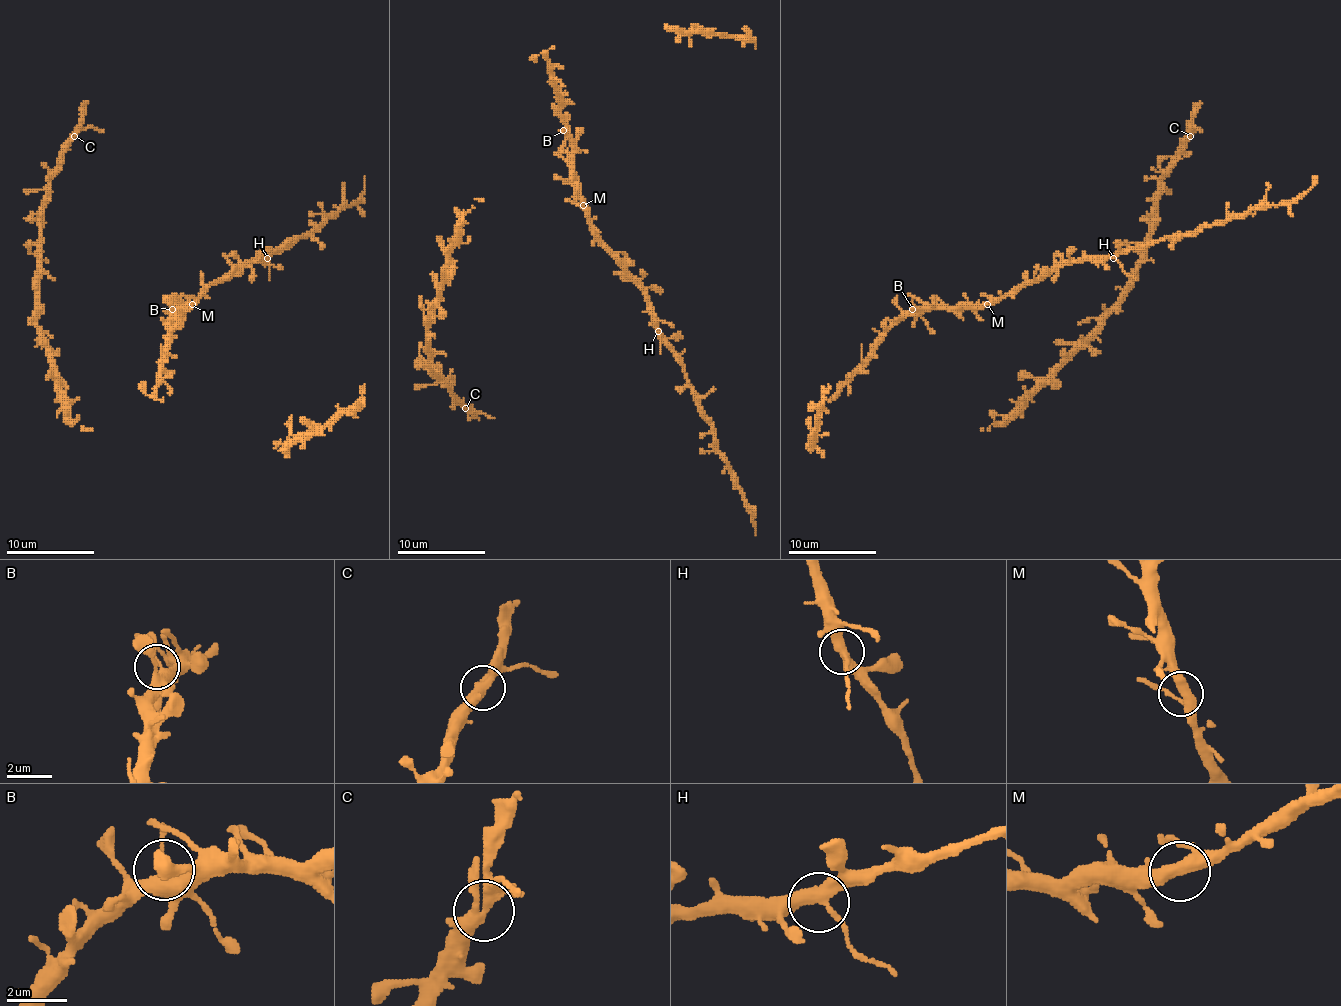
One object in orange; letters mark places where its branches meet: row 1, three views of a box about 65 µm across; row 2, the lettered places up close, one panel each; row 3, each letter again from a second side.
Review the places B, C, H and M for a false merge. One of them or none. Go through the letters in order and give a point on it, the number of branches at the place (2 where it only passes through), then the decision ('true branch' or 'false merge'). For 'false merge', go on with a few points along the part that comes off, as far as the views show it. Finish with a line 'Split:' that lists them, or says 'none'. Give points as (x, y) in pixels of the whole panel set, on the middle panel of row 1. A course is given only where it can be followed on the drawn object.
B: (563, 130) | 3 | true branch
C: (465, 408) | 3 | true branch
H: (658, 331) | 3 | true branch
M: (583, 205) | 3 | true branch
Split: none

